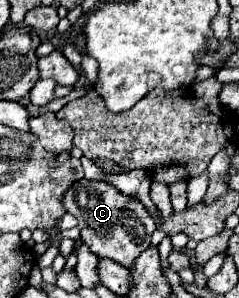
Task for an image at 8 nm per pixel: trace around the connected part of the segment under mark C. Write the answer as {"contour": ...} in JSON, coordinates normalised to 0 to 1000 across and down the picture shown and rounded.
{"contour":[[[335,601],[268,654],[268,695],[326,735],[343,775],[343,809],[410,862],[452,862],[519,896],[536,896],[561,862],[577,862],[628,822],[628,795],[653,768],[653,742],[603,701],[594,674],[502,648],[477,621],[435,607]]]}

